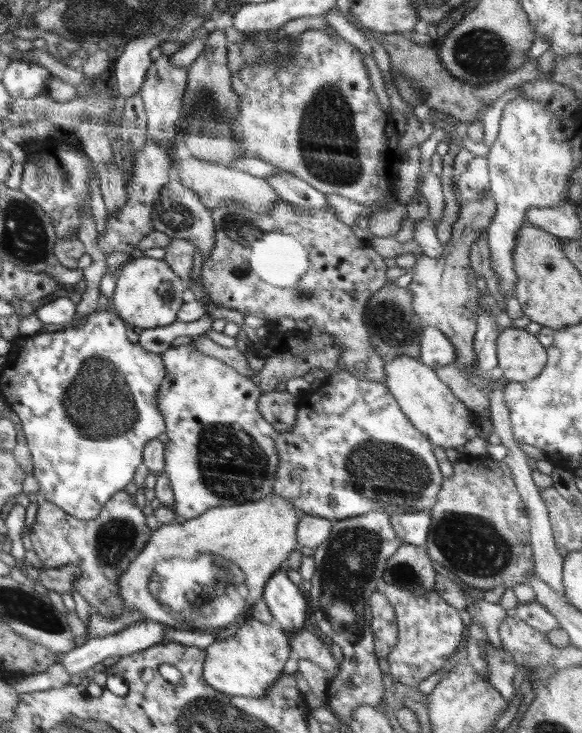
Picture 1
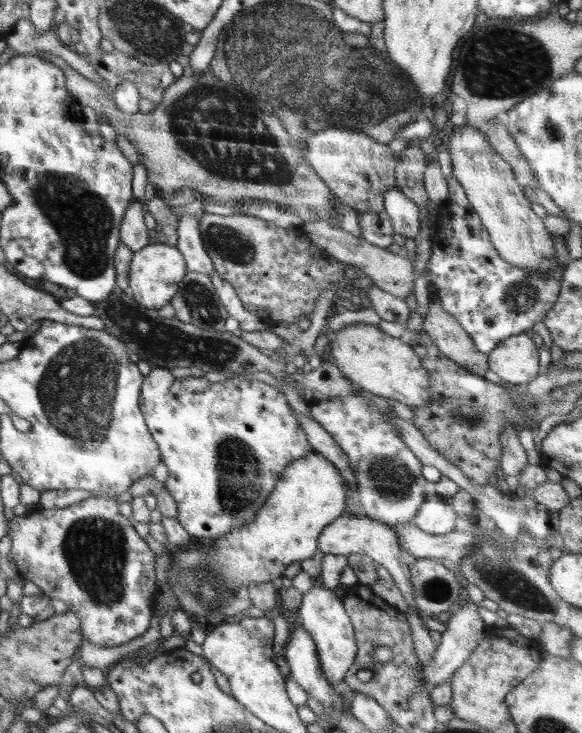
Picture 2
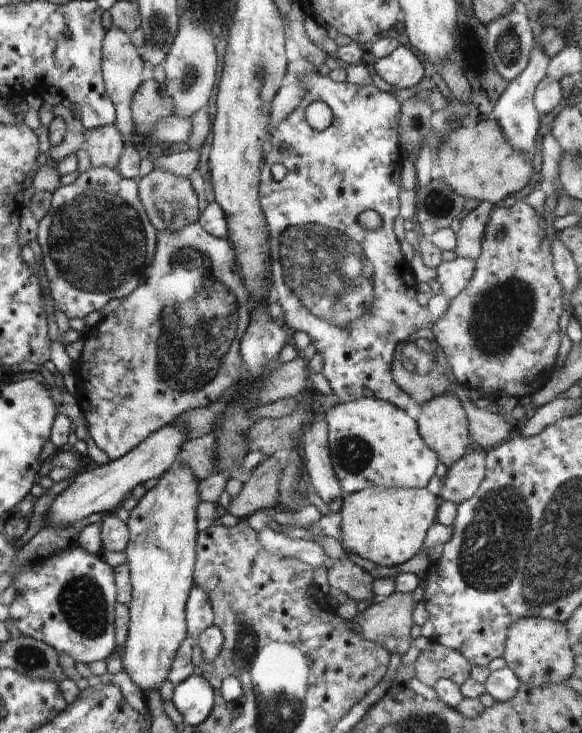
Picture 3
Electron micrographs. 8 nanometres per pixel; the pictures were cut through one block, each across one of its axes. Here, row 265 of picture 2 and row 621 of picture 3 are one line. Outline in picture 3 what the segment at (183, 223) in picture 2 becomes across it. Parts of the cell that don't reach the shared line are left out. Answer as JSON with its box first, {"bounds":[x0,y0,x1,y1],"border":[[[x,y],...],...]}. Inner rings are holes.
{"bounds":[185,586,213,638],"border":[[[193,586],[185,604],[187,636],[196,638],[200,636],[206,628],[212,626],[213,618],[213,610],[210,602],[208,602],[208,594],[202,588]]]}

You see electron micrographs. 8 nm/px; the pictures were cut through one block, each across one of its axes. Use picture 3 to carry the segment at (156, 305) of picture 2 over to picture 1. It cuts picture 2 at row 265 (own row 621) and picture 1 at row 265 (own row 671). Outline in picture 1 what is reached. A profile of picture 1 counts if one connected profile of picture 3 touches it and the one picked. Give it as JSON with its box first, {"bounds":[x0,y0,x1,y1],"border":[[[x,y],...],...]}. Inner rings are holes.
{"bounds":[110,256,187,329],"border":[[[144,256],[132,259],[120,271],[114,294],[110,298],[112,309],[126,324],[135,329],[151,329],[172,324],[187,297],[186,286],[170,268],[165,259]]]}

